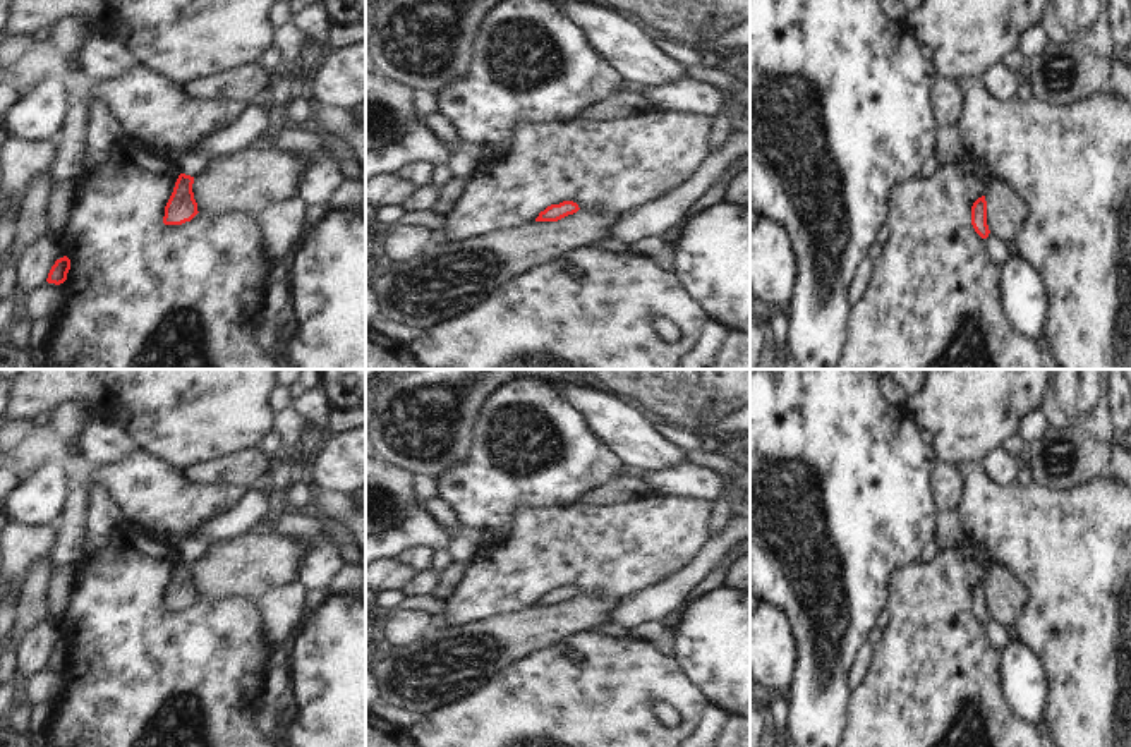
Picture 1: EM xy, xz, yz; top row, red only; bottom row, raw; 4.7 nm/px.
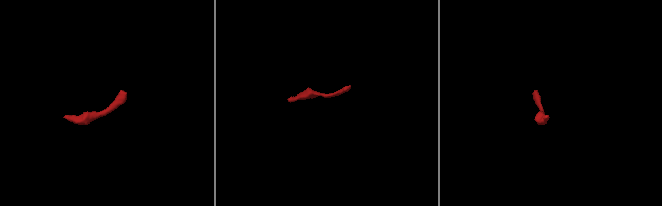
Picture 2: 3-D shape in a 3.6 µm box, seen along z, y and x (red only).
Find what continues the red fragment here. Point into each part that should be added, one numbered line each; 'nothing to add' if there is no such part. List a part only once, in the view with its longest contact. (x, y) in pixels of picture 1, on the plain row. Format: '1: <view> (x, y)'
nothing to add

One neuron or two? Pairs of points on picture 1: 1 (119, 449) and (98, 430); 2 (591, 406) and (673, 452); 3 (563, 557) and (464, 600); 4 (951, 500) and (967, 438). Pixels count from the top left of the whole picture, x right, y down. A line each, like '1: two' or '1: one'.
1: one
2: one
3: one
4: two

